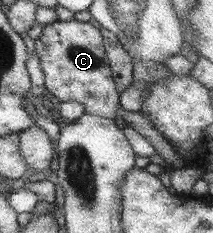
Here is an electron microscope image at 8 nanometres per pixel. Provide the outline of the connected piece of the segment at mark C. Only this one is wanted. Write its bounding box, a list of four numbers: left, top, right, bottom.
[34,19,190,169]

